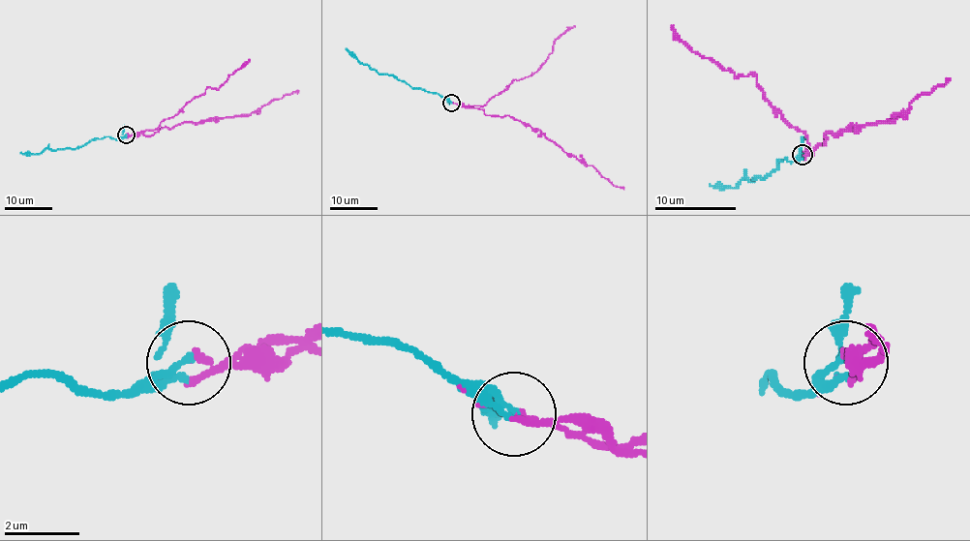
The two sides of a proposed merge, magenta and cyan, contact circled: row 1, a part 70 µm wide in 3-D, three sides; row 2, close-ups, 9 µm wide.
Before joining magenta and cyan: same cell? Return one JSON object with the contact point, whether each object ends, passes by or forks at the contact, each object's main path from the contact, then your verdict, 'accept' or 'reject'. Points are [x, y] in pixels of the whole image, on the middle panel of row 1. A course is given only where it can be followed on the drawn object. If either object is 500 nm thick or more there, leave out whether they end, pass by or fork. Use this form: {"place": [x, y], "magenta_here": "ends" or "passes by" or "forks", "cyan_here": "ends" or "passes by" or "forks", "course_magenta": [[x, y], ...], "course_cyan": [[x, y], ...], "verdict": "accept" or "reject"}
{"place": [451, 103], "magenta_here": "passes by", "cyan_here": "ends", "course_magenta": [[452, 102], [478, 107], [486, 115], [508, 115], [530, 125], [565, 152], [591, 165], [614, 186], [623, 189]], "course_cyan": [[452, 102], [434, 92], [414, 89], [393, 75], [378, 75], [346, 48]], "verdict": "accept"}

